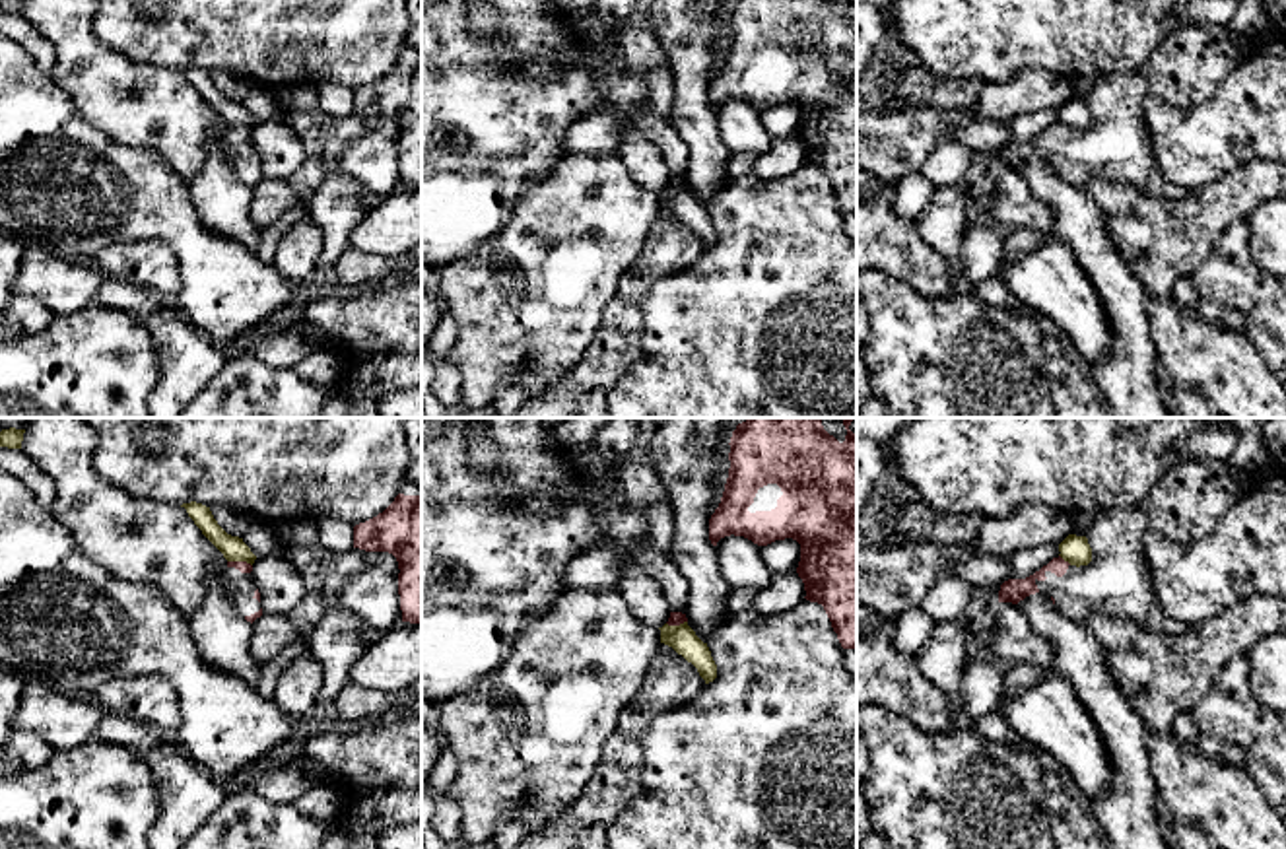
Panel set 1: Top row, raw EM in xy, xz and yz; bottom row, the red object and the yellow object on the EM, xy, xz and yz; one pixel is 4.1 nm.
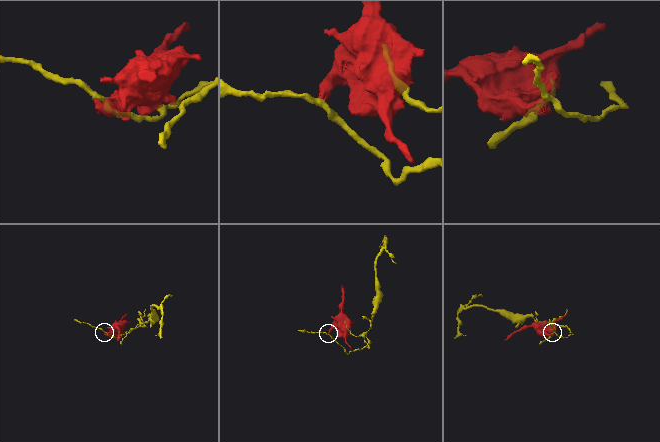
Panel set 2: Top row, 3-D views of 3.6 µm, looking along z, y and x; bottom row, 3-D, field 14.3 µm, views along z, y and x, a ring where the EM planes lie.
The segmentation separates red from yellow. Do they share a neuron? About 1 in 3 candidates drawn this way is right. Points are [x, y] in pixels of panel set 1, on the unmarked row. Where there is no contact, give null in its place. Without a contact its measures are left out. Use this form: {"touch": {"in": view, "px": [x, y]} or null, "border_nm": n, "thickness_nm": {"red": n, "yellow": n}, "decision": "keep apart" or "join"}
{"touch": {"in": "yz", "px": [1063, 125]}, "border_nm": 70, "thickness_nm": {"red": 100, "yellow": 120}, "decision": "keep apart"}

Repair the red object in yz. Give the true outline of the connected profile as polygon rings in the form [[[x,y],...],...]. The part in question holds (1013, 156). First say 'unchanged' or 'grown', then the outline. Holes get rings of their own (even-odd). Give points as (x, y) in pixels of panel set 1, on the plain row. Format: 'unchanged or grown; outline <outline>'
grown; outline [[[1193,25],[1169,35],[1154,52],[1152,60],[1133,74],[1100,74],[1086,103],[1092,113],[1088,130],[1070,130],[1061,120],[1026,144],[1008,144],[1000,150],[998,167],[1018,169],[1030,159],[1045,157],[1057,175],[1072,185],[1082,187],[1090,179],[1107,179],[1111,183],[1133,185],[1148,196],[1177,200],[1187,190],[1168,181],[1158,159],[1152,153],[1148,130],[1144,126],[1144,107],[1152,97],[1171,107],[1193,109],[1206,103],[1220,82],[1245,56],[1222,27]]]

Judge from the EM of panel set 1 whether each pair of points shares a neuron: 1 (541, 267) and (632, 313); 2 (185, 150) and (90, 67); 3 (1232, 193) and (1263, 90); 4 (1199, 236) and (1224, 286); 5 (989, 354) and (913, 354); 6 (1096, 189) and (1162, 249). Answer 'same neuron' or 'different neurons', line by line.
1: different neurons
2: same neuron
3: different neurons
4: different neurons
5: same neuron
6: same neuron

